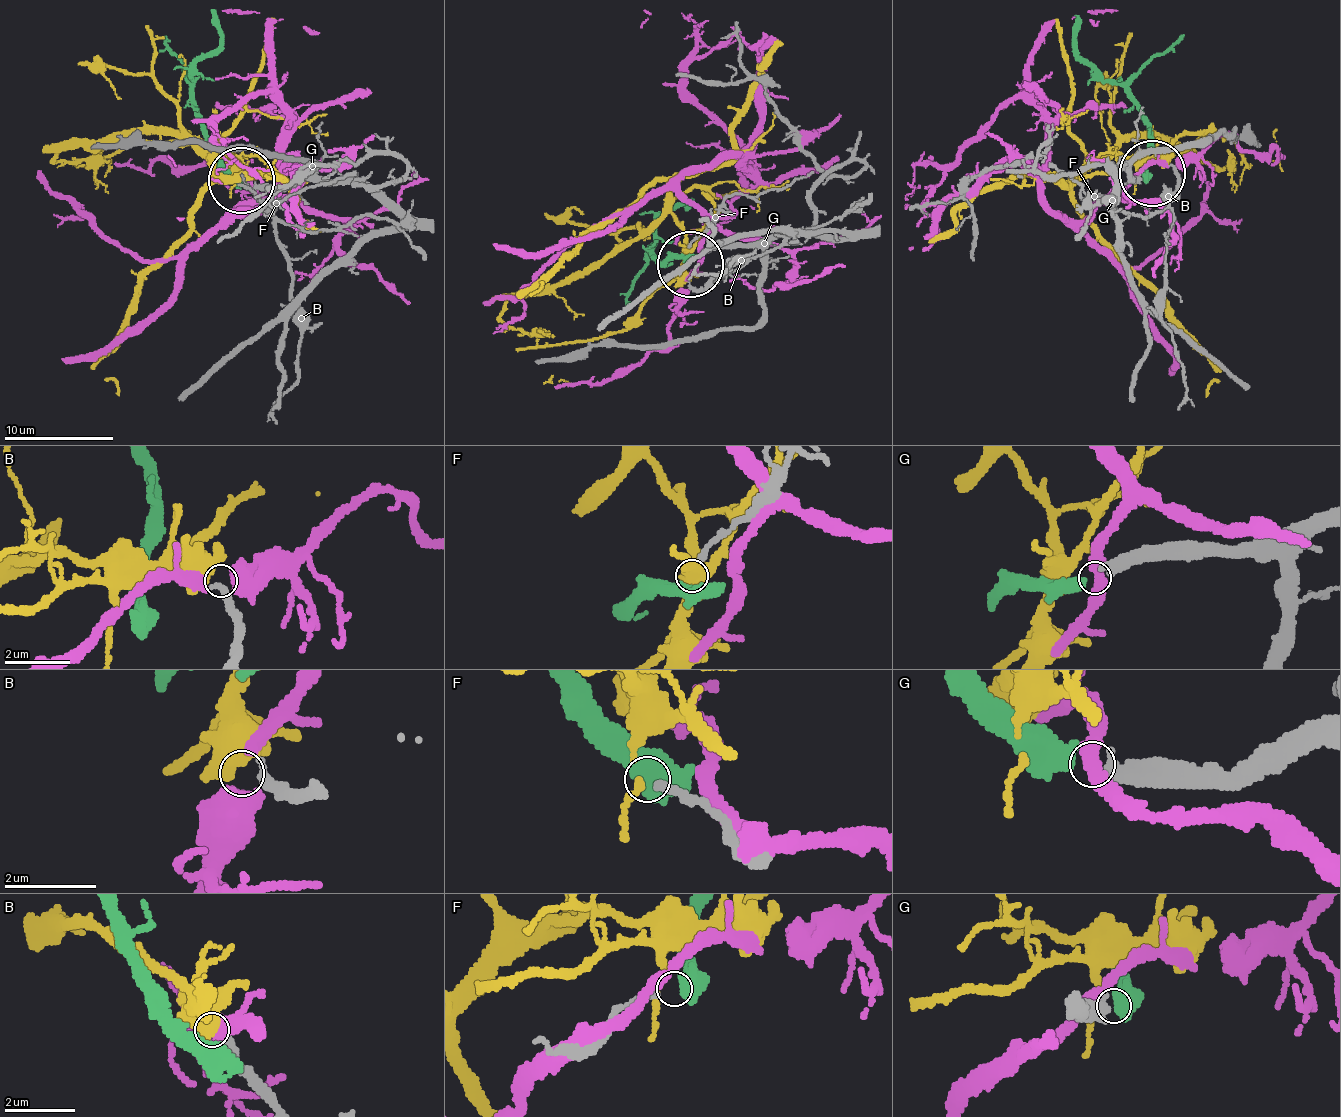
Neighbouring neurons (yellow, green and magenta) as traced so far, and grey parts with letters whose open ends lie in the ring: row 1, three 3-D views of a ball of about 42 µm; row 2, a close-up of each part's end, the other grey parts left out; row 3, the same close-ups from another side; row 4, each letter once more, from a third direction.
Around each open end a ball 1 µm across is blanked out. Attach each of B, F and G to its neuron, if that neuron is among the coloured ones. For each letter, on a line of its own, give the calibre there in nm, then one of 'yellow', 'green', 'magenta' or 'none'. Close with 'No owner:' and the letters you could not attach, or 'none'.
B: calibre 200 nm; yellow
F: calibre 150 nm; none
G: calibre 360 nm; green
No owner: F

